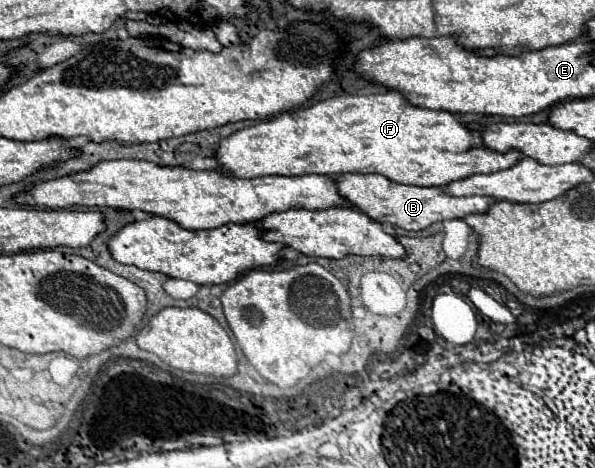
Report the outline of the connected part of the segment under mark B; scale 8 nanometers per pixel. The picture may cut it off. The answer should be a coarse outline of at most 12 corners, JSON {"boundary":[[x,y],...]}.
{"boundary":[[340,175],[338,187],[378,223],[418,231],[488,213],[496,197]]}

